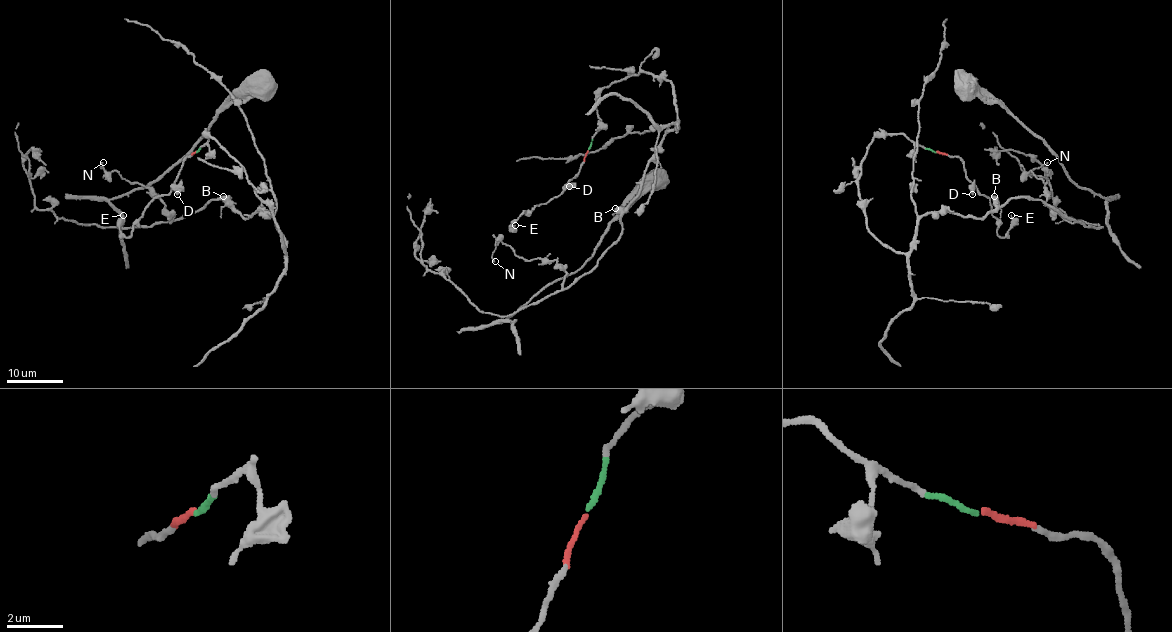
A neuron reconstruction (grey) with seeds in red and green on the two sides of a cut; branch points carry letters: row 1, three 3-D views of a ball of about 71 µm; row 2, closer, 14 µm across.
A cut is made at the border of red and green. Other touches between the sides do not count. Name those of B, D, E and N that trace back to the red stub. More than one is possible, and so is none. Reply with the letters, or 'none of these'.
D, E

